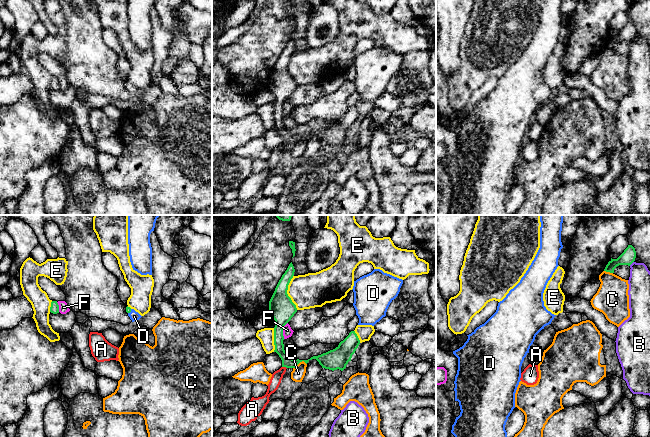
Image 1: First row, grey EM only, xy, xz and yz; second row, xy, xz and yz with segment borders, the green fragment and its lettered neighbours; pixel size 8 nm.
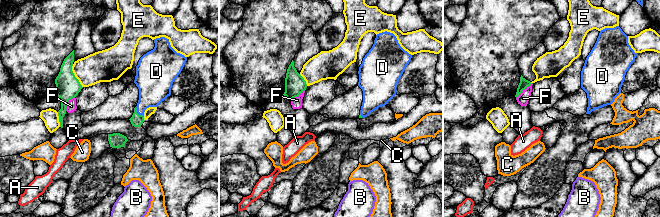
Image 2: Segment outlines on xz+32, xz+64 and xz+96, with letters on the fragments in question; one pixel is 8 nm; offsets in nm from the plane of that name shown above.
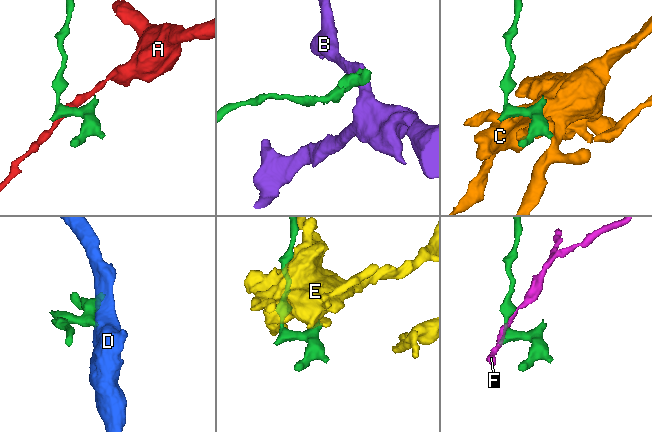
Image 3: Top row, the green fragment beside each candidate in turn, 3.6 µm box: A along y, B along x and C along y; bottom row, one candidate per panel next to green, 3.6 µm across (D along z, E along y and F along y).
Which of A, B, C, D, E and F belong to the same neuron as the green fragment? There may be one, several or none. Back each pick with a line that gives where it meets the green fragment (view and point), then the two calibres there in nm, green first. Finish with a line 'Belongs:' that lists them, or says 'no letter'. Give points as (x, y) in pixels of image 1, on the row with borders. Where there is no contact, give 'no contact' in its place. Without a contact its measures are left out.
D: contact xy (130, 311); calibres 50 and 80 nm
Belongs: D

